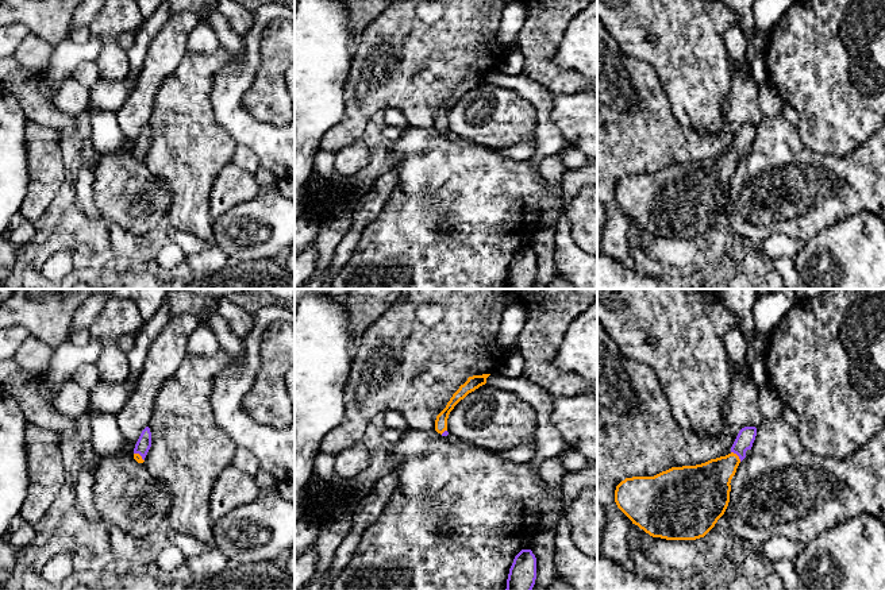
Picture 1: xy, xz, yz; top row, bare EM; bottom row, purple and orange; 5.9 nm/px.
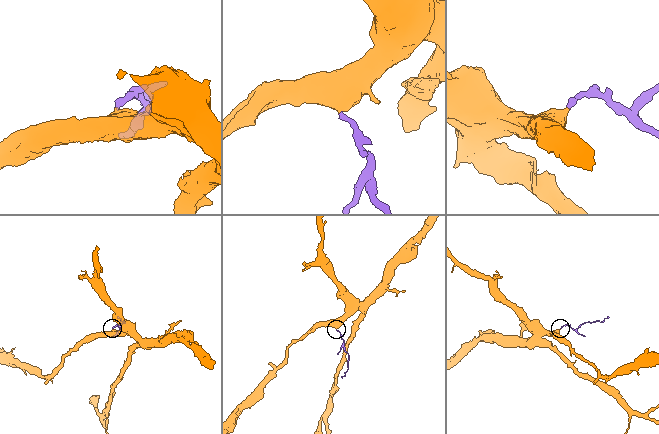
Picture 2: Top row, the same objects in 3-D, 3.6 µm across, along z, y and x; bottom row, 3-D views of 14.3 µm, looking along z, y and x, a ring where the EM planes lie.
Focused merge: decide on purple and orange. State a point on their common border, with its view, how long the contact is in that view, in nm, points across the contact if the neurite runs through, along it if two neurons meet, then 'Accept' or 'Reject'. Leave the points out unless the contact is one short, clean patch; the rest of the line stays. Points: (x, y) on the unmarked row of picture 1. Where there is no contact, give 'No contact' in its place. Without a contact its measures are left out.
Touches purple at yz (737, 151). Shared border 90 nm. Path across: yz (746, 134), (737, 151), (708, 182). Accept

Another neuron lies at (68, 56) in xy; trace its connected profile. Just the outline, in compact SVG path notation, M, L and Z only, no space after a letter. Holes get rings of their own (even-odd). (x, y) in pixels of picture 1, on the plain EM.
M95 36L84 45L77 45L70 39L61 42L51 55L49 69L36 76L42 95L53 100L62 81L72 77L80 63L95 62L100 49L101 41Z

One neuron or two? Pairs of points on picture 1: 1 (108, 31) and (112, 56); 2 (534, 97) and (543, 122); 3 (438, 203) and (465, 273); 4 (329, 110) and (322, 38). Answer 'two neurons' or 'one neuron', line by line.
1: one neuron
2: one neuron
3: one neuron
4: one neuron

